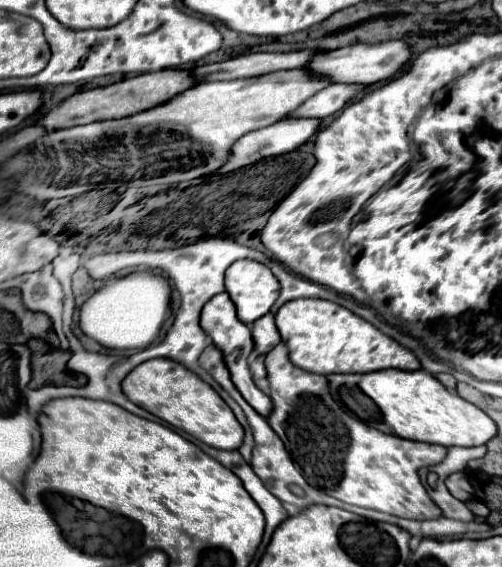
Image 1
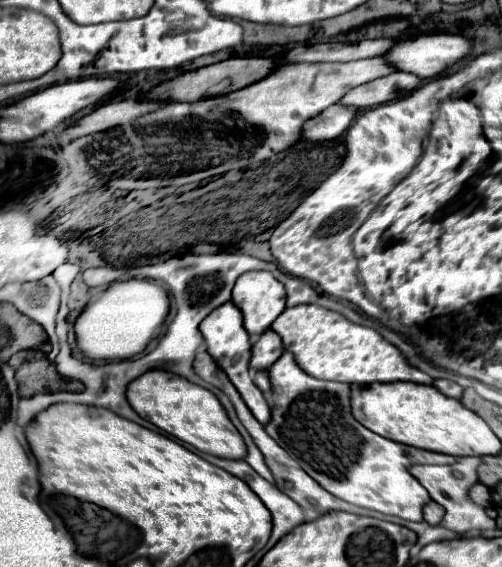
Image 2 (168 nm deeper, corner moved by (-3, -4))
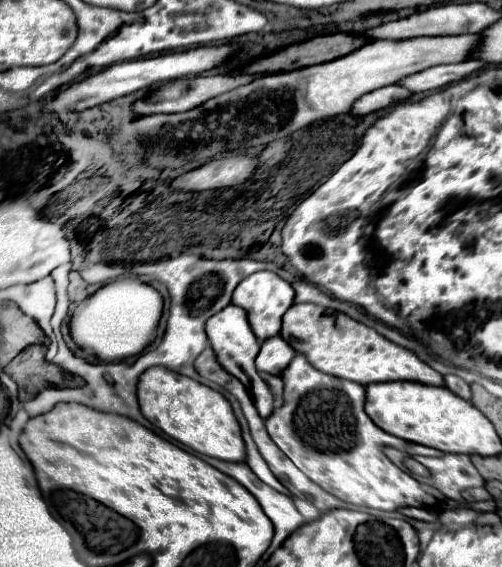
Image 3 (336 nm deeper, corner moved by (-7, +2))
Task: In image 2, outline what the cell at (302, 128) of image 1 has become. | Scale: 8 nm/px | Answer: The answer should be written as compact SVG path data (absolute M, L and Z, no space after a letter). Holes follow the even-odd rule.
M337 103L335 107L329 107L327 111L323 111L323 115L307 123L307 135L303 135L303 139L309 139L309 141L335 139L349 129L355 115L357 115L357 107Z

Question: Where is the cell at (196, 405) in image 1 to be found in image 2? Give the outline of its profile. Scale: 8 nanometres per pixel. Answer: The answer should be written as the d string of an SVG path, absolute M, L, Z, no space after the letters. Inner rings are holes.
M153 369L143 373L141 377L129 383L127 401L145 421L181 439L183 443L193 445L201 453L209 453L223 459L245 459L247 455L243 437L235 429L235 425L229 421L219 399L211 391L195 383L189 383L187 379L175 373L169 373L163 369Z

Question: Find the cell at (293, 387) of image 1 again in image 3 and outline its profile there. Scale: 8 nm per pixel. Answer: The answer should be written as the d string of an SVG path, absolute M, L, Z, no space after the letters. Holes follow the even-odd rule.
M295 353L287 371L281 373L285 383L283 405L265 419L265 427L275 445L319 487L327 493L361 507L397 511L403 507L425 509L439 501L439 493L423 487L411 475L401 471L383 453L383 447L395 447L409 455L443 455L437 449L403 441L379 429L363 411L365 387L355 381L343 381L313 369L313 365Z

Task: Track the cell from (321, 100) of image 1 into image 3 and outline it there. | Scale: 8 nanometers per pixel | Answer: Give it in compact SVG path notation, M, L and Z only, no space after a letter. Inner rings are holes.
M463 61L463 63L453 63L453 65L435 65L425 71L419 71L415 75L403 77L403 81L397 81L395 85L411 91L411 93L423 93L423 91L435 91L441 89L449 83L461 81L469 77L471 73L483 69L485 63L481 61Z

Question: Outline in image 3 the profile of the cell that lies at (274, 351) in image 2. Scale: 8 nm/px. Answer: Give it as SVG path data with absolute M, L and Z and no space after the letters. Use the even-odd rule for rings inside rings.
M269 337L267 341L263 341L261 351L257 355L257 371L279 375L293 359L293 353L295 351L291 349L291 345L287 345L287 341L283 341L283 337Z

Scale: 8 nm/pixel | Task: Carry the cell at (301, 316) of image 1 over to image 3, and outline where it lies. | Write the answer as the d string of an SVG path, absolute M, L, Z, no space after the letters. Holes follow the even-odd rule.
M293 303L283 315L281 337L295 351L303 353L315 369L361 385L381 381L419 381L427 385L445 385L443 375L423 363L413 351L389 341L375 329L351 319L345 313L337 313L315 303Z

